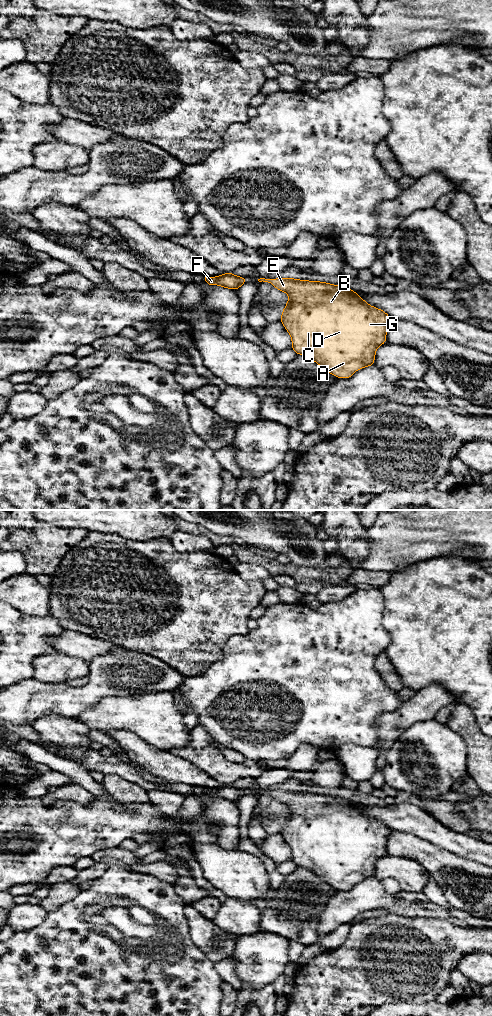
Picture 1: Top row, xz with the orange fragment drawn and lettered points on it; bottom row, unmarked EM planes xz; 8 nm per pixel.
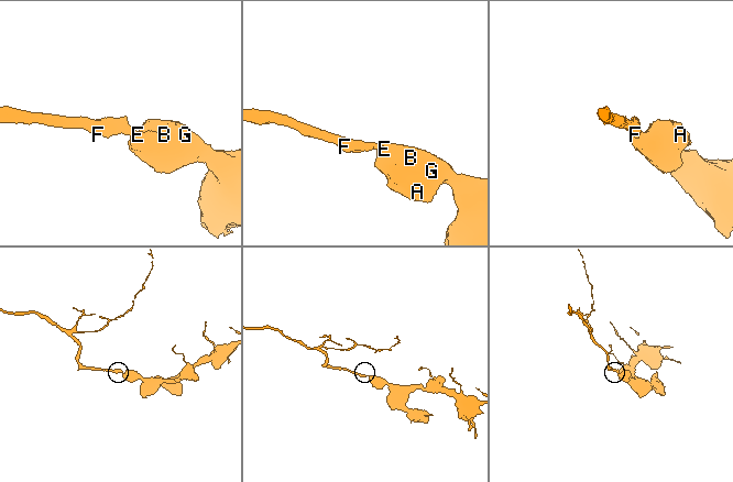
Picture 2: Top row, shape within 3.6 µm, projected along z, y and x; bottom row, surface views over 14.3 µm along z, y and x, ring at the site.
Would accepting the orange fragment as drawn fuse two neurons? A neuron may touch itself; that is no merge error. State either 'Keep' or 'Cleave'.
Keep

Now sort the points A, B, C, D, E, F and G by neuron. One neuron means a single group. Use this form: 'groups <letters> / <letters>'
groups A B C D E F G

